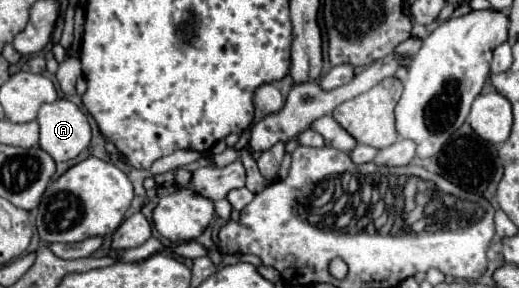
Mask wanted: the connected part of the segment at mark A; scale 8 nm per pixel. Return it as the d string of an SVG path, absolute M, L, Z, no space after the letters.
M57 99L53 103L45 103L39 109L37 123L39 123L39 147L45 153L49 153L55 163L75 159L83 149L87 149L91 141L91 127L85 113L69 99Z

